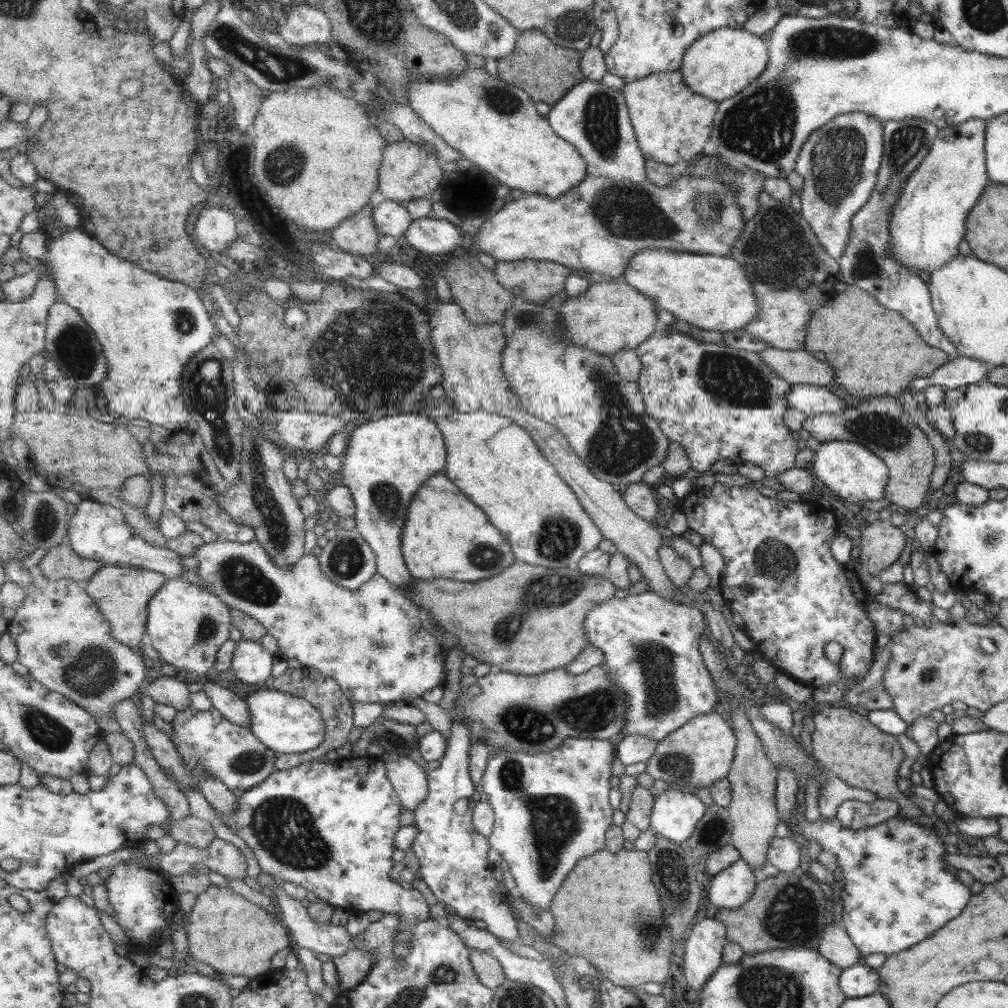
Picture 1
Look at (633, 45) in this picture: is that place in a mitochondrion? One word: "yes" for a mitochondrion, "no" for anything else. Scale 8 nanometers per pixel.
no

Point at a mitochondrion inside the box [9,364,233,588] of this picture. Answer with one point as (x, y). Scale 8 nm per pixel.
(44, 519)

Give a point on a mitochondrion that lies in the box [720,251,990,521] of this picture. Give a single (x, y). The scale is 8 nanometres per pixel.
(880, 430)

